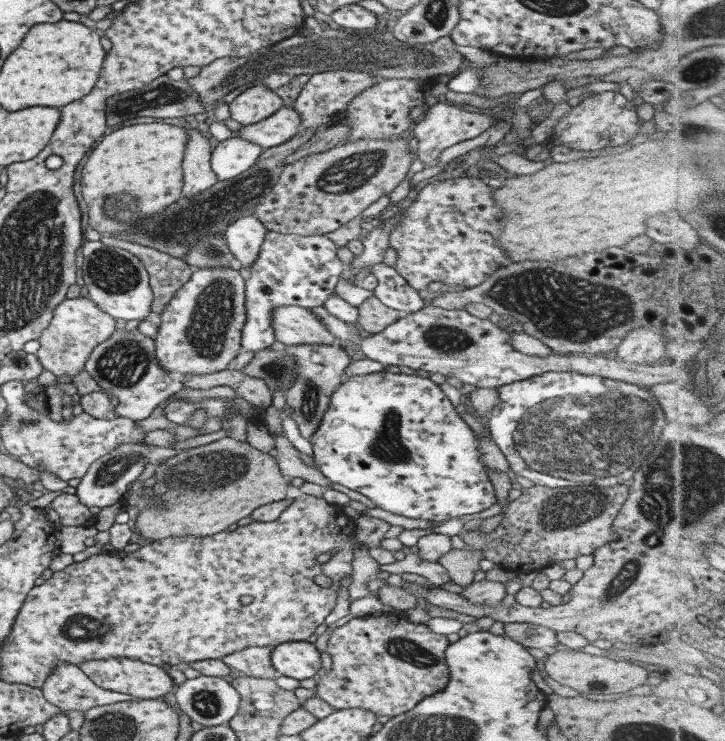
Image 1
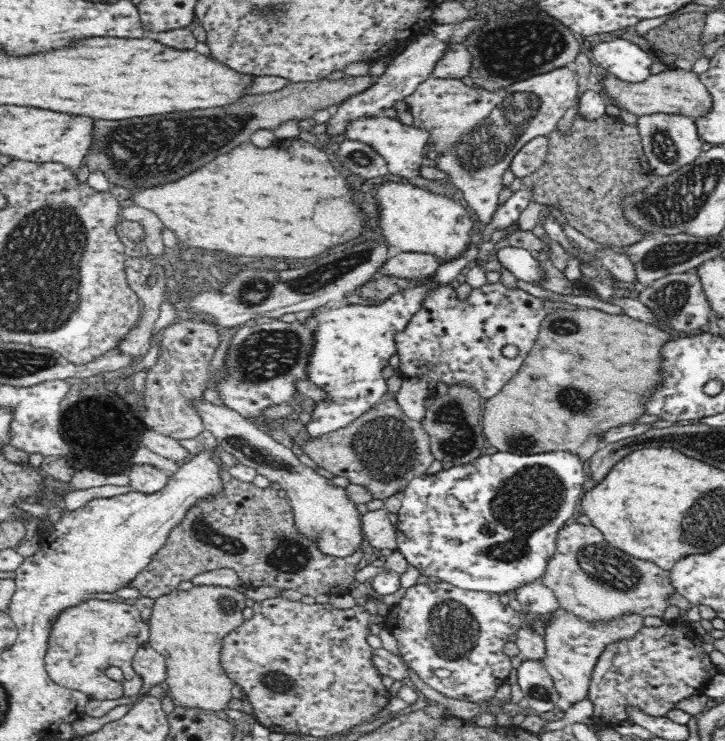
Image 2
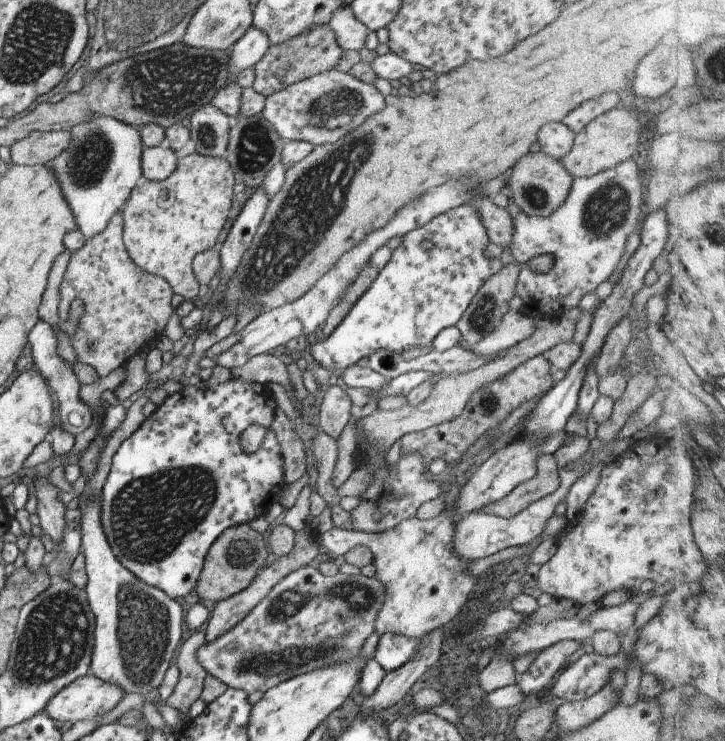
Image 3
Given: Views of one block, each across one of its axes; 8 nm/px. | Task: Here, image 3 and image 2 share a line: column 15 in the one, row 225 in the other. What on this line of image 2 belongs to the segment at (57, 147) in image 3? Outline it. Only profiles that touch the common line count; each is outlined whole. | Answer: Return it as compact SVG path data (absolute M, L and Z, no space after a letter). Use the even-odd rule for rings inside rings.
M129 204L122 207L121 216L123 220L139 222L144 227L142 243L149 257L160 257L168 251L162 241L163 222L155 212L146 210L136 204Z

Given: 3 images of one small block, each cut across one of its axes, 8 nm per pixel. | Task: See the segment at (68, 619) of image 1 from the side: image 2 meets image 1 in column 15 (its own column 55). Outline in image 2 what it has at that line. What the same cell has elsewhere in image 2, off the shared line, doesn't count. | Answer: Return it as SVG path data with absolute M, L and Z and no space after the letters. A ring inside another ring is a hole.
M90 599L79 606L66 609L57 617L53 623L50 637L48 638L48 649L45 657L45 668L49 678L60 686L87 694L96 700L114 700L122 696L123 683L116 682L106 676L106 669L118 667L124 673L124 680L132 680L137 673L133 668L133 659L140 646L149 643L151 631L149 624L146 624L142 617L144 613L136 605L125 603L109 602L107 600Z

